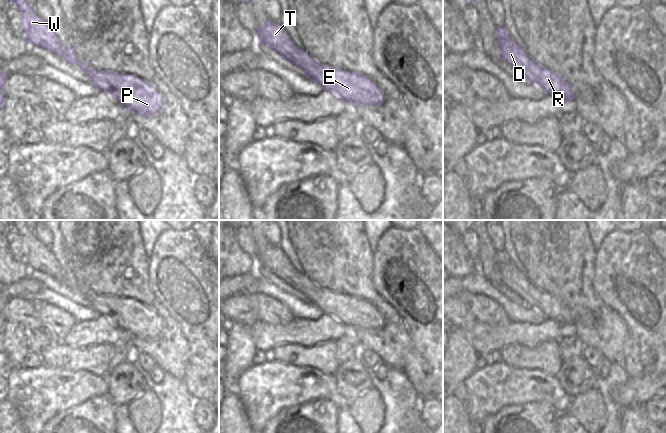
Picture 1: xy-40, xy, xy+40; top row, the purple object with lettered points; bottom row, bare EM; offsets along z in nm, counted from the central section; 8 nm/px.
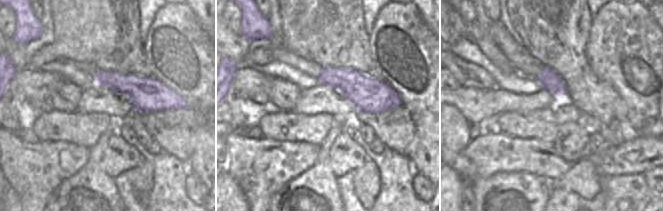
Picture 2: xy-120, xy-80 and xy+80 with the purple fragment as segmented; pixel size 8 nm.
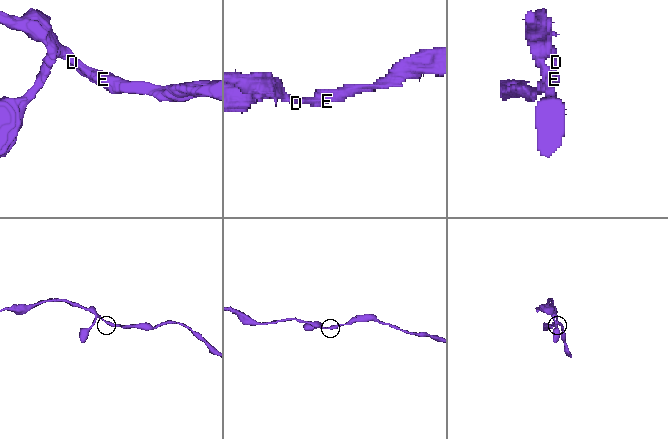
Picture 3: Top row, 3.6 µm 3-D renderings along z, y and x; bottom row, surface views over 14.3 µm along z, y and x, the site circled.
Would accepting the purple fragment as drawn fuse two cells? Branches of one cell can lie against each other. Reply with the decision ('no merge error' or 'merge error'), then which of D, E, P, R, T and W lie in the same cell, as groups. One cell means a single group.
no merge error; D E P R T W

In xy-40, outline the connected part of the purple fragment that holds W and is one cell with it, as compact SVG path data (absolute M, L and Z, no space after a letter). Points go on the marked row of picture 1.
M10 0L10 3L22 13L24 39L28 44L49 50L69 63L77 64L96 88L113 96L131 112L153 116L160 111L164 97L154 86L133 74L97 70L81 62L72 48L62 45L50 24L26 0Z

